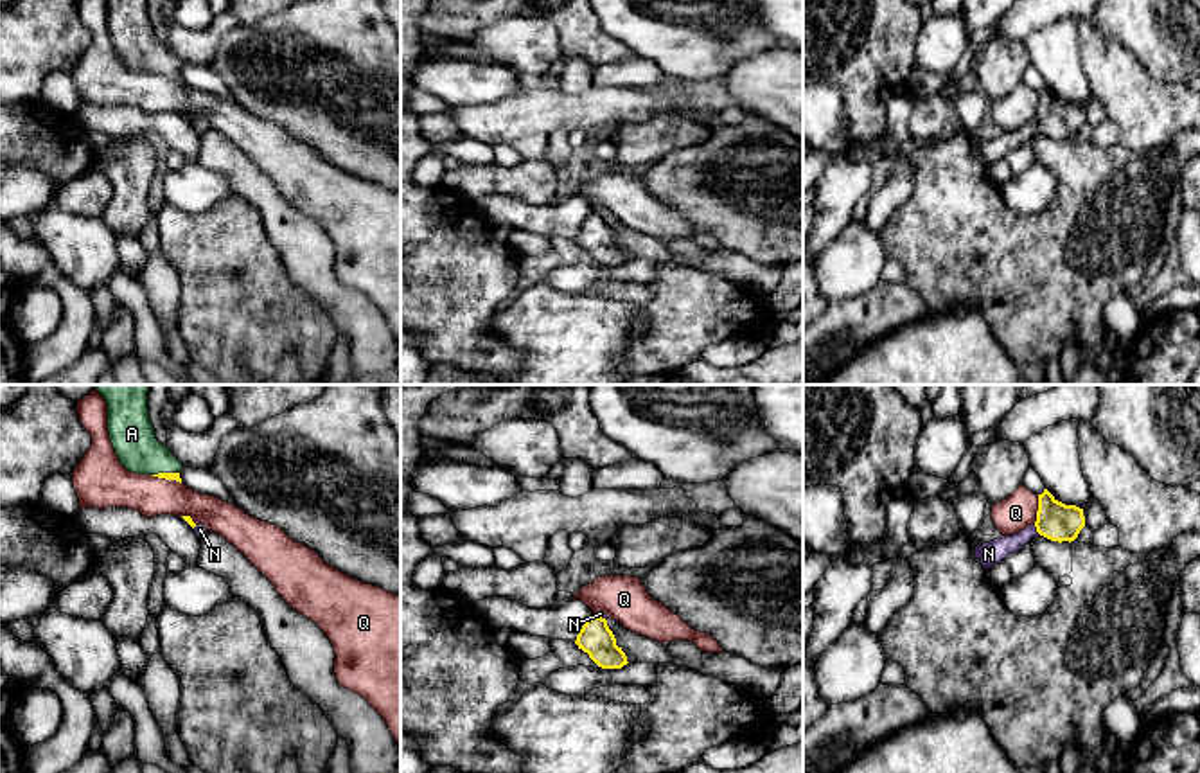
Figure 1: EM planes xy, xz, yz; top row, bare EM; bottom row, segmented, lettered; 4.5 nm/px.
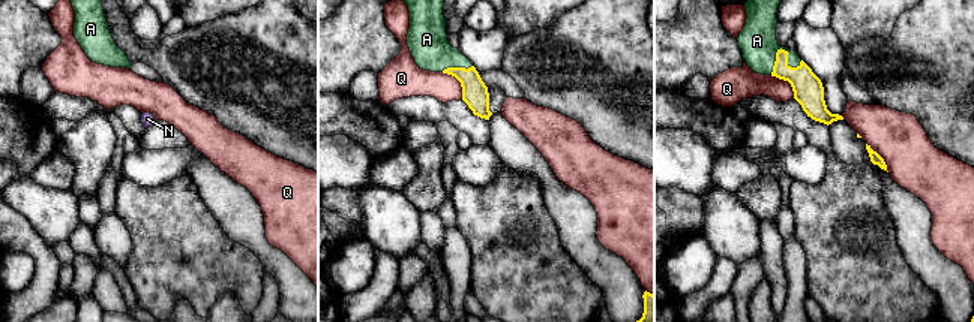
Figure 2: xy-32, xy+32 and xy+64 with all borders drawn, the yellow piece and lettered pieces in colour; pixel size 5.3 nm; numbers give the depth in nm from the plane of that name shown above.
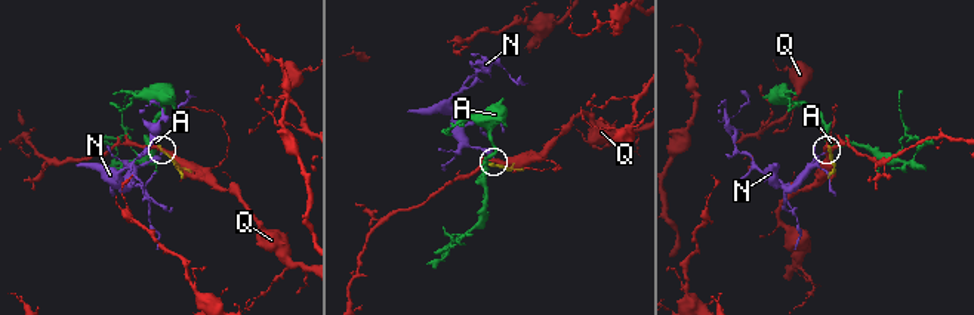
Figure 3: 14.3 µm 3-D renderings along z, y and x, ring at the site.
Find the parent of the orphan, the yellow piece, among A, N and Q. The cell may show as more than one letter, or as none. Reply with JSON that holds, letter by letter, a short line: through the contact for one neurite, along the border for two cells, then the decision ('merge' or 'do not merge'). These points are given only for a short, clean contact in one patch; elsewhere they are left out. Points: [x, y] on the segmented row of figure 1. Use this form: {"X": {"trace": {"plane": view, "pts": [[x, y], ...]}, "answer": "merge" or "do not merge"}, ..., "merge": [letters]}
{"A": {"trace": {"plane": "xy", "pts": [[160, 475], [166, 473], [132, 434]]}, "answer": "merge"}, "N": {"trace": {"plane": "yz", "pts": [[1033, 525], [1039, 533]]}, "answer": "do not merge"}, "Q": {"answer": "do not merge"}, "merge": ["A"]}

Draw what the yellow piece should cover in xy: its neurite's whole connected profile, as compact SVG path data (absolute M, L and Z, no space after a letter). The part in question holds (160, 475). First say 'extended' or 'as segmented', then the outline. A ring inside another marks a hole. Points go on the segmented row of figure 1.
extended; M93 385L108 404L108 433L120 464L138 475L181 484L181 462L160 444L149 419L149 385Z

